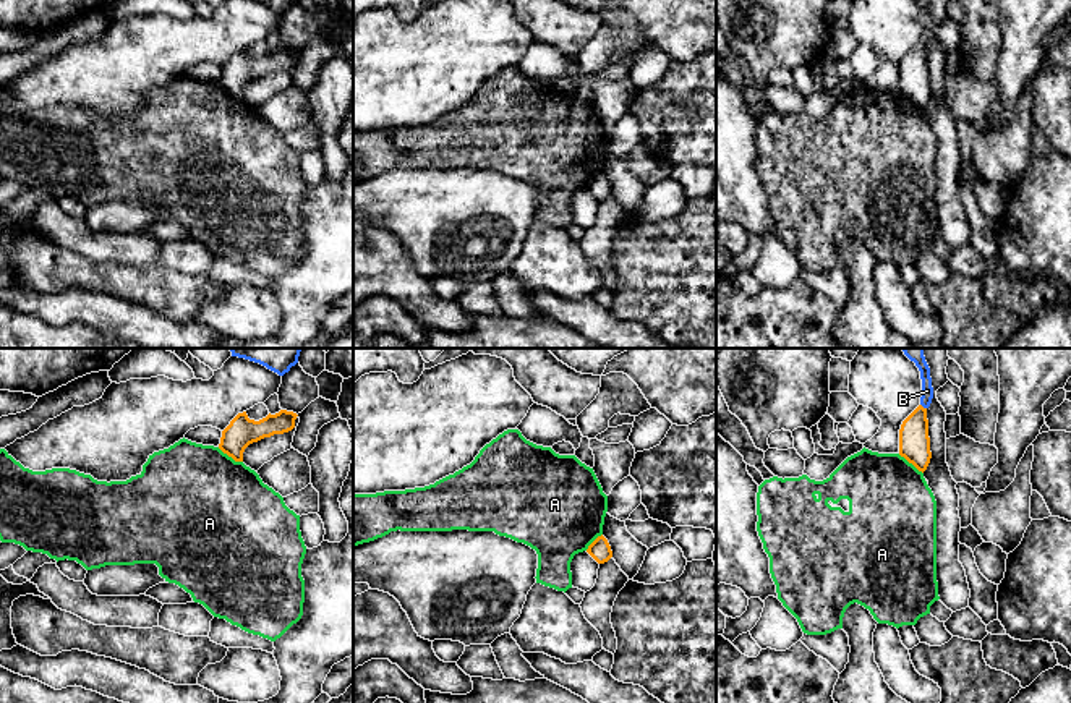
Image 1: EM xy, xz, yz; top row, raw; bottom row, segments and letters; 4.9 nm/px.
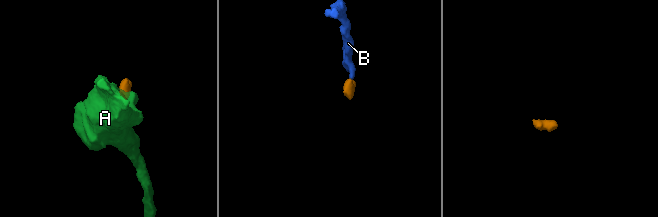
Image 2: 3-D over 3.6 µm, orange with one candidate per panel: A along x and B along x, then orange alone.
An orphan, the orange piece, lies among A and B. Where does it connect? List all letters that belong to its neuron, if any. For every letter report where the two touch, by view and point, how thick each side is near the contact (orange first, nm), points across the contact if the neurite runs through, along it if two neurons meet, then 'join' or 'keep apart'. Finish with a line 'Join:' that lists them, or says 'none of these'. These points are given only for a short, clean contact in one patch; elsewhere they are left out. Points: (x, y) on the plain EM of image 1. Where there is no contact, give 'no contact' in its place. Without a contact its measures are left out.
A: xy (230, 93) | 150/480 nm | along xy (217, 85), (242, 99) | keep apart
B: yz (922, 44) | 160/60 nm | across yz (914, 81), (914, 65), (922, 44), (927, 28) | join
Join: B

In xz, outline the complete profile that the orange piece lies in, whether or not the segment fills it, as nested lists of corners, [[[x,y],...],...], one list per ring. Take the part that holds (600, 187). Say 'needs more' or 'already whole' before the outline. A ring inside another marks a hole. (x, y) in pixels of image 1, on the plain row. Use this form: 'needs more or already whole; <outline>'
already whole; [[[601,172],[587,186],[587,190],[598,199],[604,201],[612,194],[608,177]]]

